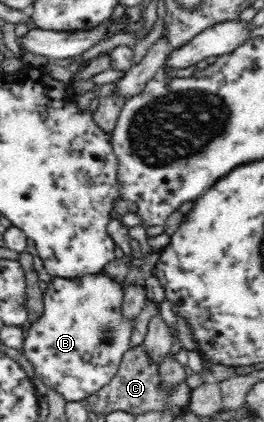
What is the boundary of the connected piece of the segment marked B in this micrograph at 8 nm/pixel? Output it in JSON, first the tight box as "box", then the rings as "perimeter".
{"box":[22,273,133,403],"perimeter":[[[100,273],[74,280],[54,278],[50,285],[44,286],[44,313],[29,328],[22,350],[36,372],[35,377],[60,393],[67,403],[86,400],[110,383],[123,355],[130,349],[128,342],[133,321],[121,316],[124,293],[120,285]]]}

